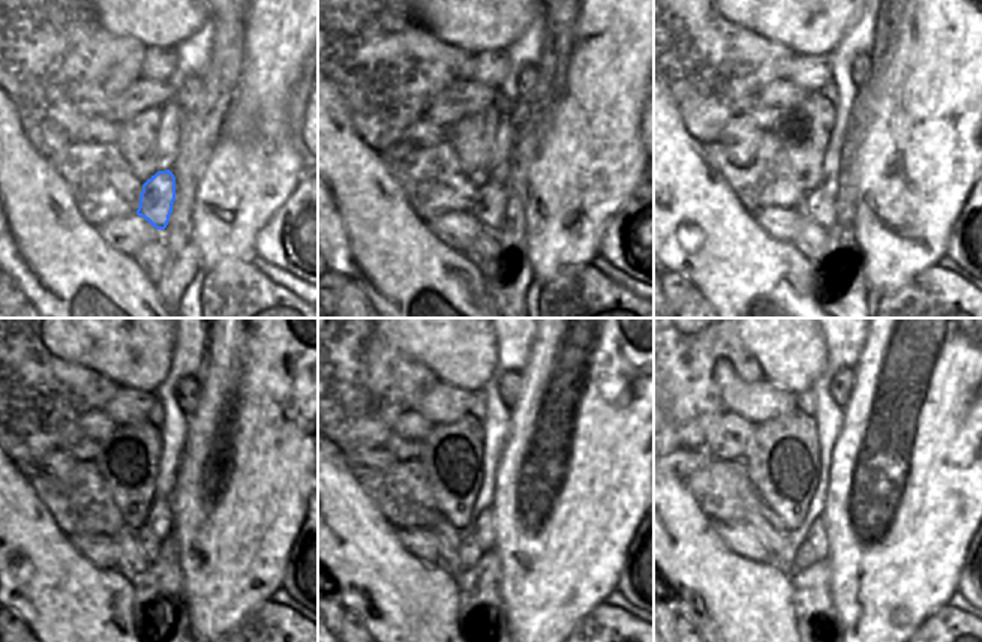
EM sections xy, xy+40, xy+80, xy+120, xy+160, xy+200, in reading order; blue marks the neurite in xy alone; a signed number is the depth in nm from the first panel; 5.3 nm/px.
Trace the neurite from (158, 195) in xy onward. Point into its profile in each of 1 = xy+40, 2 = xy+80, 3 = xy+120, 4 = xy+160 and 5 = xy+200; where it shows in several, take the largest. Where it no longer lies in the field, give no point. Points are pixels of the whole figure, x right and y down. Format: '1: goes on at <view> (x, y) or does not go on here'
1: goes on at xy+40 (489, 204)
2: goes on at xy+80 (819, 206)
3: goes on at xy+120 (147, 542)
4: goes on at xy+160 (468, 551)
5: goes on at xy+200 (804, 555)

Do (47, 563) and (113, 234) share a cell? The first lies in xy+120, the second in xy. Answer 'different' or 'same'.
different

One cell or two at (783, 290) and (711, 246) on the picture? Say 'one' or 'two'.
one

